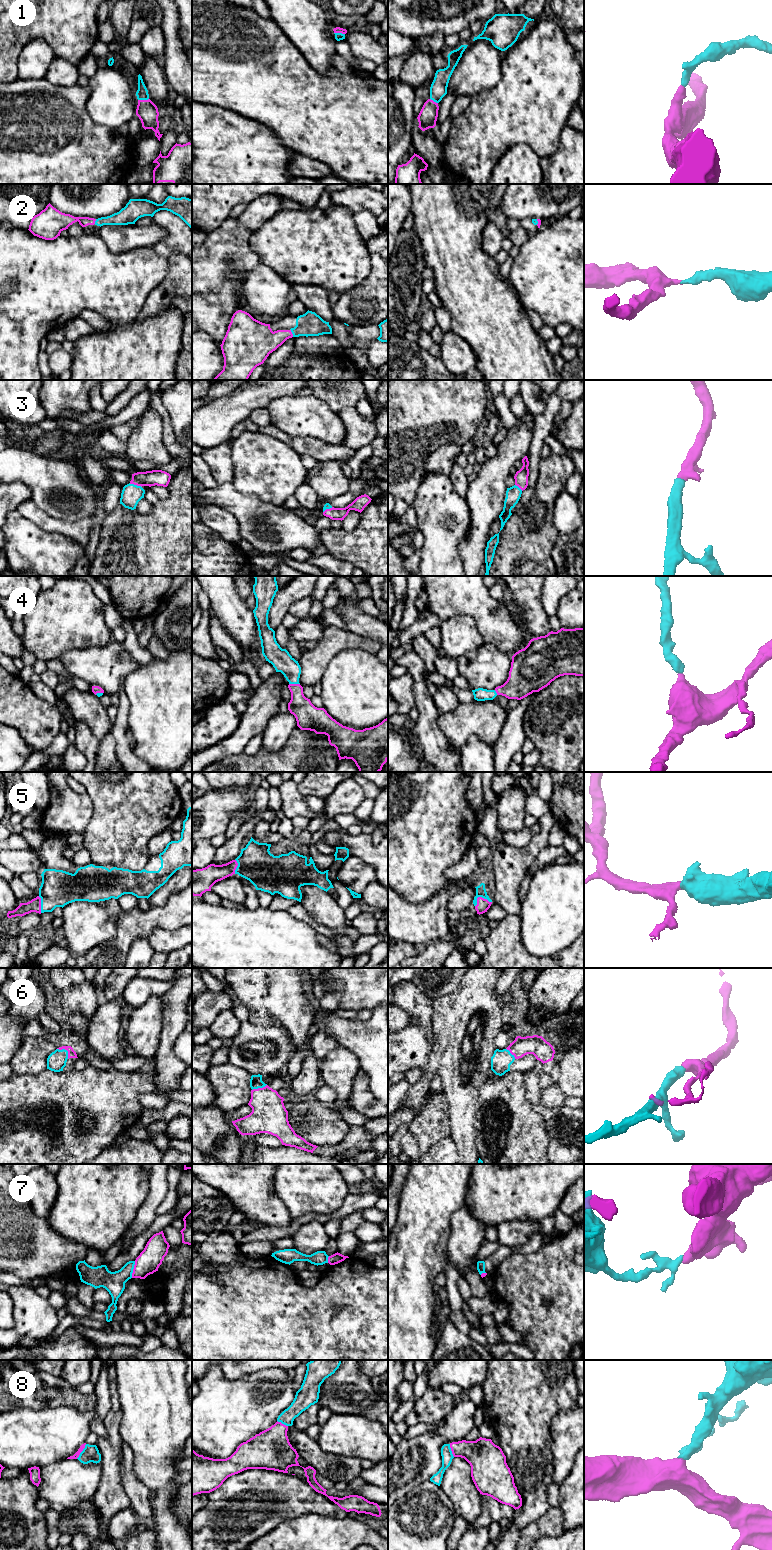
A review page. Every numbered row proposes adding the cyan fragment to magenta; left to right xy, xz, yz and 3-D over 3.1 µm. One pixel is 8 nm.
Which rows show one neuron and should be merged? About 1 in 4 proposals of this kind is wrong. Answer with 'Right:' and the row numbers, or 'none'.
Right: 1, 2, 3, 4, 5, 6, 8

